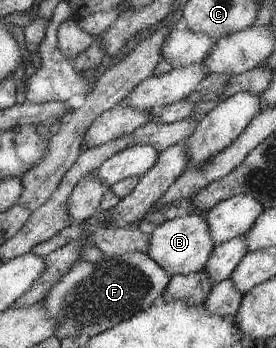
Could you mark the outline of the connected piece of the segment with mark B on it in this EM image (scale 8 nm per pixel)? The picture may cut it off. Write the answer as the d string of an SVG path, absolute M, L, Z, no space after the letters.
M195 213L166 220L151 233L151 245L147 249L155 263L159 263L165 272L175 275L188 275L203 272L216 249L216 241L212 237L212 227L208 219Z

